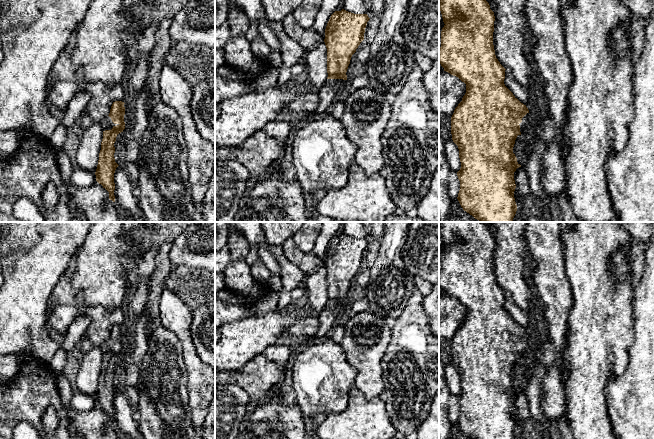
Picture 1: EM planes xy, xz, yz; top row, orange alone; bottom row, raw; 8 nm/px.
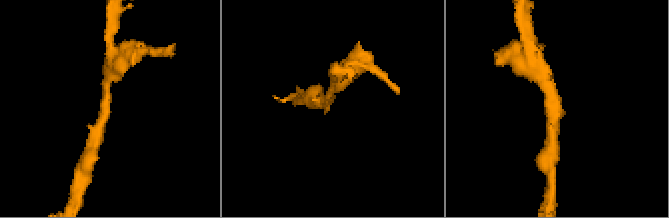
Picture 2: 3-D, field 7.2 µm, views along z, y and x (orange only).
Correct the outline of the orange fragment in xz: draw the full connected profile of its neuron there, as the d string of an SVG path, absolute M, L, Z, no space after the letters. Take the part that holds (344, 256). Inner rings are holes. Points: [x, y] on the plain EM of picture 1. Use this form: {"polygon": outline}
{"polygon": "M344 233L331 239L324 263L327 272L328 301L317 315L319 328L312 337L324 338L329 335L335 322L344 314L351 281L364 264L369 243L367 238L354 238Z"}

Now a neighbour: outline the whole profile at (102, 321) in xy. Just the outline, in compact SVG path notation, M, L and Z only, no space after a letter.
M101 306L85 308L83 312L91 319L83 337L94 346L100 346L110 337L112 328L115 325L125 324L125 310L121 306L113 311L107 311Z

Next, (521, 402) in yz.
M523 390L517 392L514 396L514 404L516 408L514 422L517 432L519 432L529 423L531 415L529 402Z

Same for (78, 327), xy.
M0 222L0 262L4 275L4 283L0 288L0 356L22 356L25 351L30 351L31 357L50 362L60 347L67 353L75 350L91 323L90 317L84 312L78 315L69 326L65 341L60 344L47 331L47 300L94 223L96 222Z

